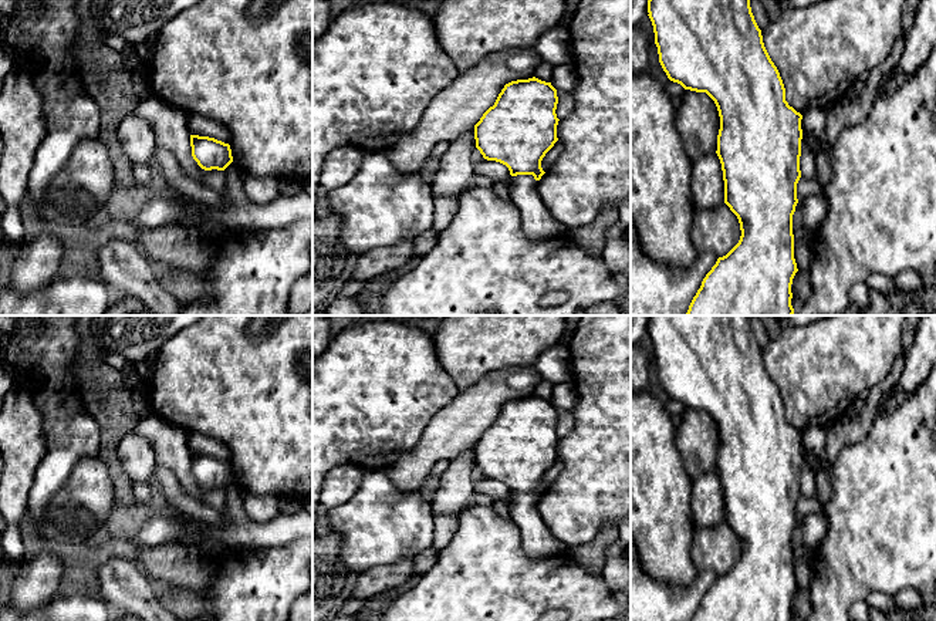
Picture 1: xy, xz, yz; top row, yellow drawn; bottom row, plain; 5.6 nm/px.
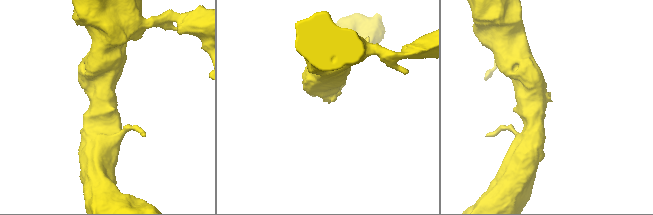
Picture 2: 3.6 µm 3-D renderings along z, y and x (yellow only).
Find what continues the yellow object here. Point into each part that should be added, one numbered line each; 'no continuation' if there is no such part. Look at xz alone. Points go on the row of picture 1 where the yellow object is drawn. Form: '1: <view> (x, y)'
1: xz (539, 225)

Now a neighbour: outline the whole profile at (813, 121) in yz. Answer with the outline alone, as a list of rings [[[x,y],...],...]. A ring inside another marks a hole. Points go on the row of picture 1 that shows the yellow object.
[[[812,107],[801,115],[801,129],[807,131],[815,141],[821,138],[827,126],[825,109],[821,107]]]

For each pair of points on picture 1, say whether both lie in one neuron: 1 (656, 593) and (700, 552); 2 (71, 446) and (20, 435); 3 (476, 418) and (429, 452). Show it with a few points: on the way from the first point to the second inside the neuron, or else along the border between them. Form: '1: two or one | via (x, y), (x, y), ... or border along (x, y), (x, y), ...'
1: two | border along (699, 570), (712, 570), (717, 576)
2: two | border along (43, 414), (44, 455), (34, 472)
3: one | via (465, 419), (441, 441)

